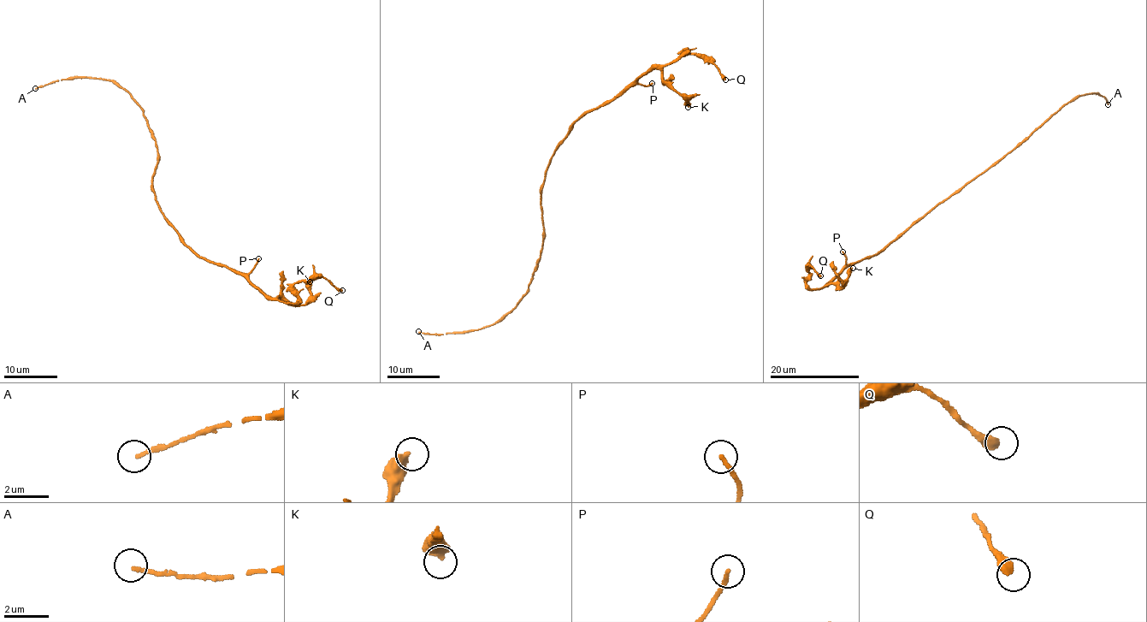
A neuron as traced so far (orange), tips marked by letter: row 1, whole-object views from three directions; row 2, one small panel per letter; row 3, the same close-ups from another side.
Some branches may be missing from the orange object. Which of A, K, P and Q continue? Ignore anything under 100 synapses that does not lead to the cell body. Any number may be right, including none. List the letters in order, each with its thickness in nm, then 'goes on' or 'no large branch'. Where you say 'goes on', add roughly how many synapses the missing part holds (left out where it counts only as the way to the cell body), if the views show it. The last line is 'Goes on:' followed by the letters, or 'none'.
A: calibre 160 nm; goes on; 140 synapses
K: calibre 480 nm; no large branch
P: calibre 200 nm; no large branch
Q: calibre 440 nm; no large branch
Goes on: A

